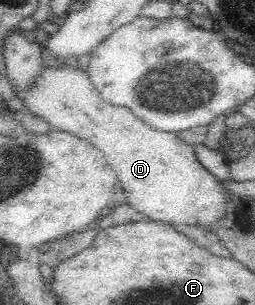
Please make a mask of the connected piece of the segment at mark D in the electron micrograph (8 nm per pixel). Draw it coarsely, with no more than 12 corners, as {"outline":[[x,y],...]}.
{"outline":[[75,64],[19,93],[93,144],[145,219],[212,232],[231,201],[176,132],[106,103]]}

